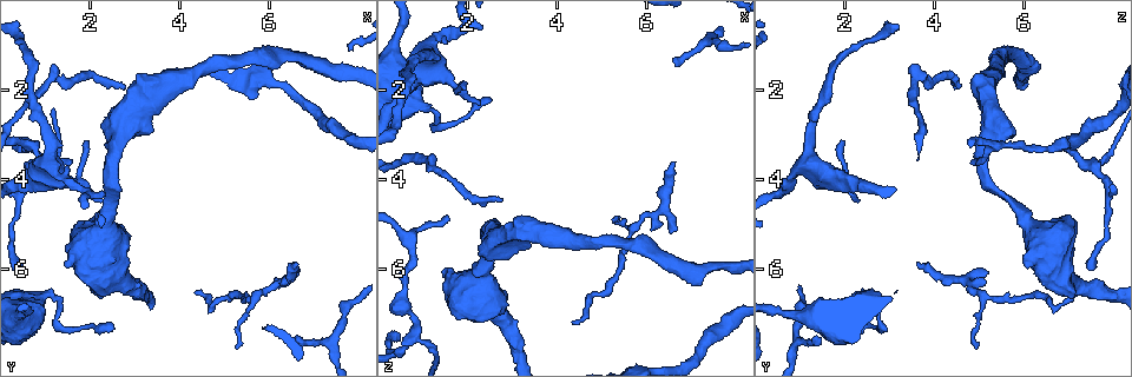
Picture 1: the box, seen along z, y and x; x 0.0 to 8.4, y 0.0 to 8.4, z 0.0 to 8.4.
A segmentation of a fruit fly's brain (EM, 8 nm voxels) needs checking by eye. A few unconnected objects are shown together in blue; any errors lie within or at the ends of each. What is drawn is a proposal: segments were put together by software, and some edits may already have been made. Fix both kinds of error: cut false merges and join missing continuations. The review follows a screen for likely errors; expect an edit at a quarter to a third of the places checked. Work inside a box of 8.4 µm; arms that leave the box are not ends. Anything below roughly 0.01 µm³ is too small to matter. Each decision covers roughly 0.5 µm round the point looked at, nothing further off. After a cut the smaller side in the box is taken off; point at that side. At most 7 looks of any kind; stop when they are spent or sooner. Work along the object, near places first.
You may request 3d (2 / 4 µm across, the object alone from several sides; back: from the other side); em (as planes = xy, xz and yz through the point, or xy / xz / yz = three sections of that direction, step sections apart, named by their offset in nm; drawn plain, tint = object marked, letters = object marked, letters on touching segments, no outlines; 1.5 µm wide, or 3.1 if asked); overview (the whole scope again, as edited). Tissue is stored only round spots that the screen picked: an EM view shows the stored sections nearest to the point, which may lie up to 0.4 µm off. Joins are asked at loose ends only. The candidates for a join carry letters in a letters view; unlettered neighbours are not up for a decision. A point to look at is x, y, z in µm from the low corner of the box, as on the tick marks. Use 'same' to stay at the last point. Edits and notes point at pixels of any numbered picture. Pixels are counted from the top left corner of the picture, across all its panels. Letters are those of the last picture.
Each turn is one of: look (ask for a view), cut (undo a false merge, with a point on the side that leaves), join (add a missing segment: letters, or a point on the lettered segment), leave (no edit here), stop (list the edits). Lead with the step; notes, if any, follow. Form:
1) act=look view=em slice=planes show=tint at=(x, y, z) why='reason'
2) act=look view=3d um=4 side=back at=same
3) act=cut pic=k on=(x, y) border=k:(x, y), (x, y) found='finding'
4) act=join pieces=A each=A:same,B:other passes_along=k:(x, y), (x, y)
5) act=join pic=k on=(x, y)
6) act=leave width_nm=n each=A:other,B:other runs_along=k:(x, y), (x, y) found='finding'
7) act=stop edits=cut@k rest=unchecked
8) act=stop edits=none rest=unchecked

act=look view=em slice=planes show=plain at=(6.60, 5.85, 3.70) why='branch stops here'

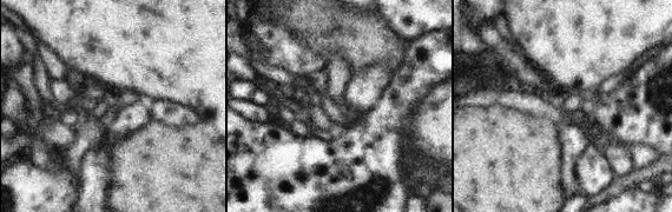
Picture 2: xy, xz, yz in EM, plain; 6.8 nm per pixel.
act=look view=em slice=planes show=letters at=same why='what lies round it'

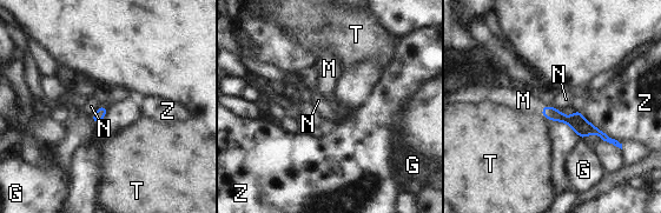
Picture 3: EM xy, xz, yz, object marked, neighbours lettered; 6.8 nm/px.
act=join pieces=M each=G:other,M:same,N:other,T:other,Z:other found='the neuron continues'

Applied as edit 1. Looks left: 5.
act=look view=overview why='see it whole again'

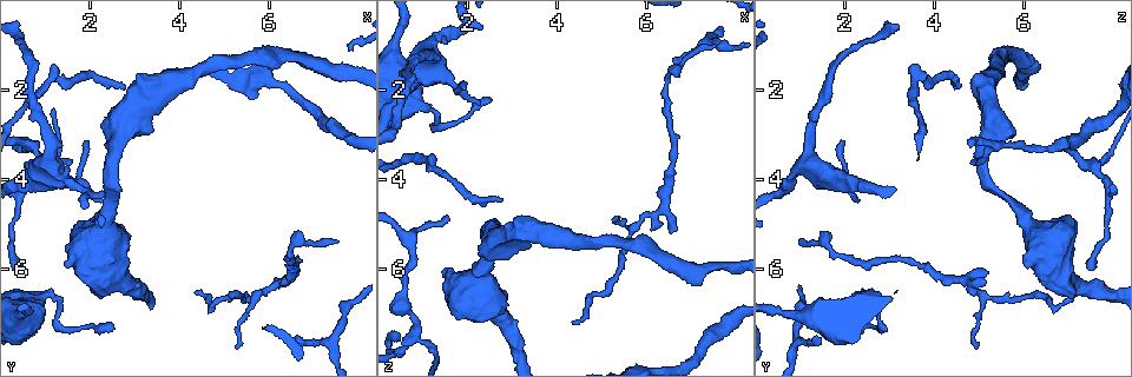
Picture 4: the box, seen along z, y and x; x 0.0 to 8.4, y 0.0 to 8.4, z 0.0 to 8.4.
act=look view=em slice=yz step=8 show=tint at=(2.55, 7.25, 2.25) why='tapers out'

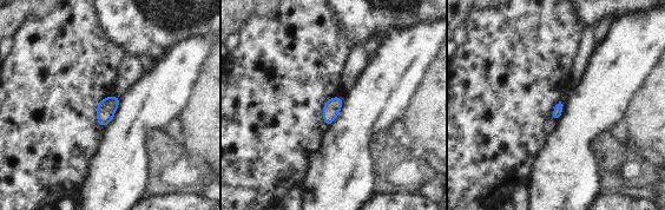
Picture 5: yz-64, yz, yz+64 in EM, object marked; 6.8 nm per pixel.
act=look view=em slice=planes show=letters at=same why='another direction'

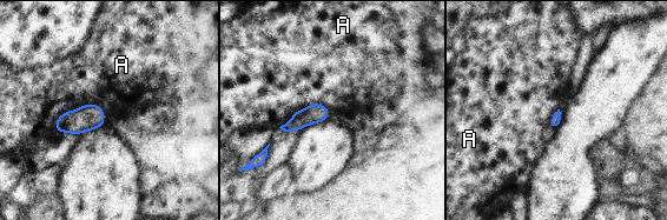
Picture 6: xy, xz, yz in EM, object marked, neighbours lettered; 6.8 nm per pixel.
act=leave width_nm=70 each=A:other found='no lettered segment goes on from it'

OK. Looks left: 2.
act=stop edits=join@3 rest=unchecked

